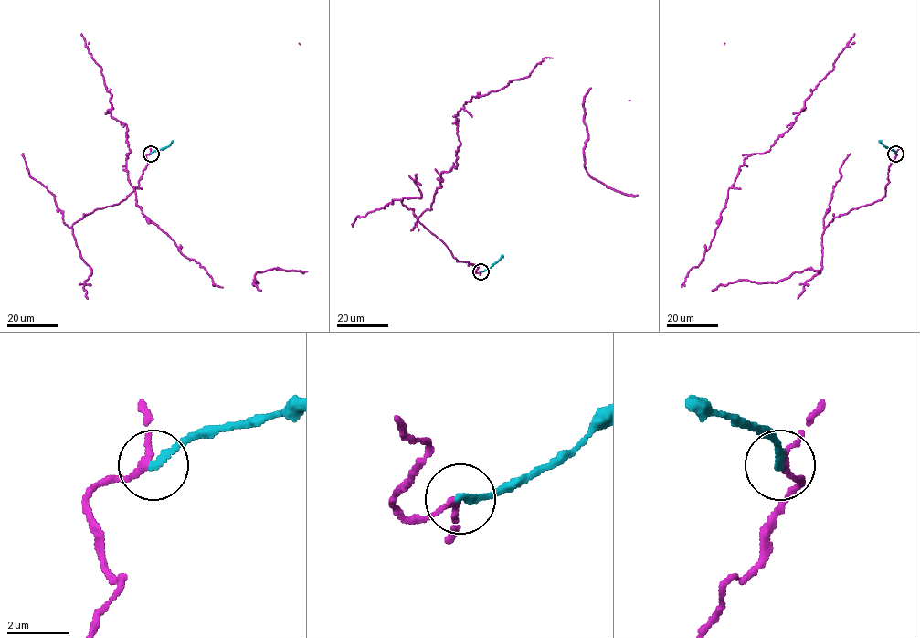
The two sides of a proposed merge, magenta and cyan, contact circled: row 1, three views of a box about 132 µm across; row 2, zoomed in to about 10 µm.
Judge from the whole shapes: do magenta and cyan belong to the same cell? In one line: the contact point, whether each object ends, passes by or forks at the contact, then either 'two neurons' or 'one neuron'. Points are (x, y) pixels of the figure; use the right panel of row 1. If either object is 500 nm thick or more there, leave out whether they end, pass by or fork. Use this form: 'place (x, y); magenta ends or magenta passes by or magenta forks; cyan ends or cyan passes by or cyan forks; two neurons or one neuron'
place (895, 154); magenta passes by; cyan ends; two neurons

